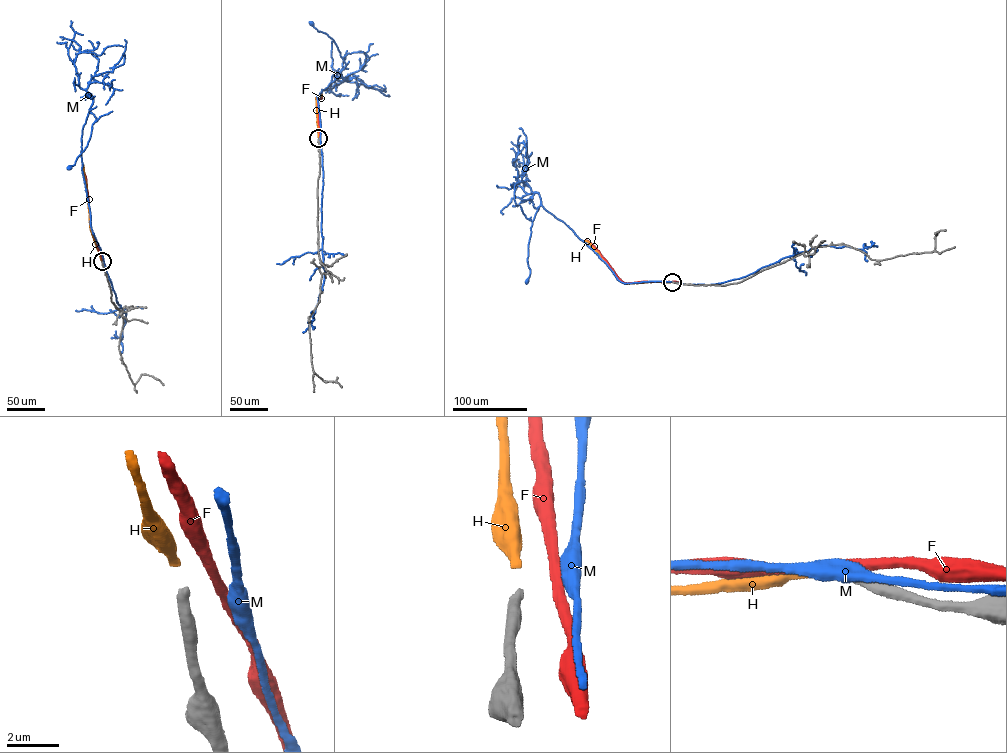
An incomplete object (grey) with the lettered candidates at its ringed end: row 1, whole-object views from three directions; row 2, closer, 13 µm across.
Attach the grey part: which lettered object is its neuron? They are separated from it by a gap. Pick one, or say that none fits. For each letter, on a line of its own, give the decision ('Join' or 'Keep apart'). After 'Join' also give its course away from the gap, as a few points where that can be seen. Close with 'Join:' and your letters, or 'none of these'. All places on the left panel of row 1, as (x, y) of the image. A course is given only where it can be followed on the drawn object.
F: Keep apart
H: Join. Its course: (102, 260), (90, 227), (83, 164)
M: Keep apart
Join: H

